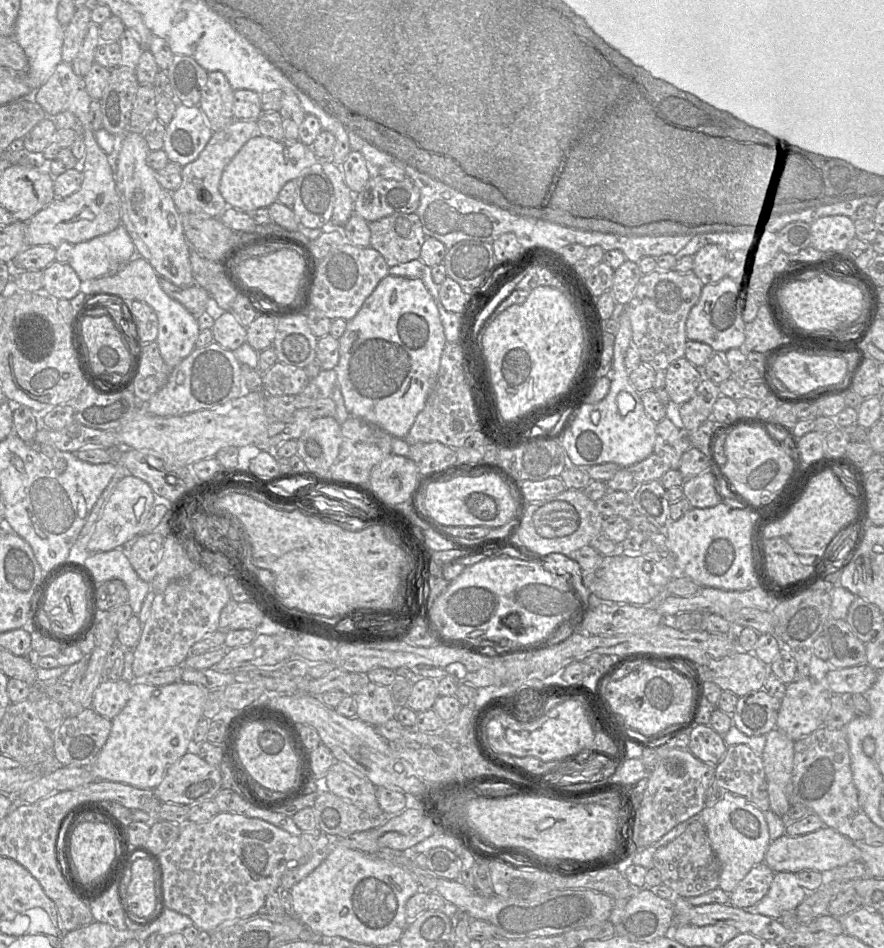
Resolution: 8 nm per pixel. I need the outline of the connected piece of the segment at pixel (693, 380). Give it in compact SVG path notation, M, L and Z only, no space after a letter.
M685 357L673 361L665 370L664 389L669 401L680 405L688 401L703 379L703 368L698 368Z

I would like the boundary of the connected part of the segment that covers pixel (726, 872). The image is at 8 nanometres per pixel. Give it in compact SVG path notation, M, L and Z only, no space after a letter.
M727 793L714 805L704 807L698 818L719 862L718 888L730 893L755 865L764 861L771 842L764 813L744 797Z

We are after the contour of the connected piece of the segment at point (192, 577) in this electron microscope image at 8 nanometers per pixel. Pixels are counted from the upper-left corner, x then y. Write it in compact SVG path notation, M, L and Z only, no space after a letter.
M198 565L186 577L172 581L164 591L157 593L134 648L132 671L135 680L158 670L182 667L190 648L218 630L221 611L230 599L224 579L210 573L202 565Z

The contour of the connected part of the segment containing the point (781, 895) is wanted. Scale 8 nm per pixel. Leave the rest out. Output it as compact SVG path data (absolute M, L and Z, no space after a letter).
M792 872L775 873L766 895L747 911L778 919L784 911L795 911L807 896Z

